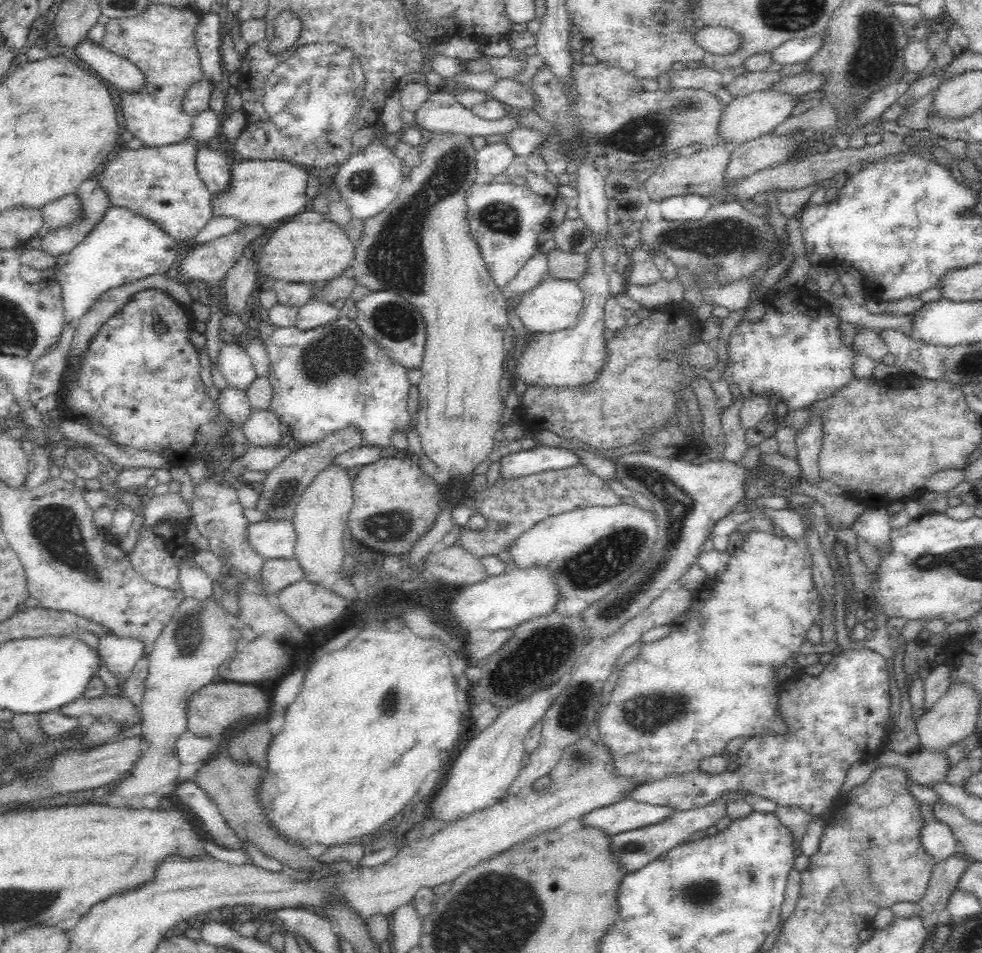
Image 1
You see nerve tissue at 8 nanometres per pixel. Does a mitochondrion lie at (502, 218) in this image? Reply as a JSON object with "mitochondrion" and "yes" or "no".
{"mitochondrion":"yes"}

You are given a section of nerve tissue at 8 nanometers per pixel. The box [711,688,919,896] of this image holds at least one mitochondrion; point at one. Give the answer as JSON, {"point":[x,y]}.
{"point":[752,877]}

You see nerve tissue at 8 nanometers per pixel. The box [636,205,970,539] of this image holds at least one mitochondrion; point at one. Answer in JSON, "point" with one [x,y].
{"point":[722,236]}

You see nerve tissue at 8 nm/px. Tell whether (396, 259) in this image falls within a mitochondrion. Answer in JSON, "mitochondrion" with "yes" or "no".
{"mitochondrion":"yes"}

